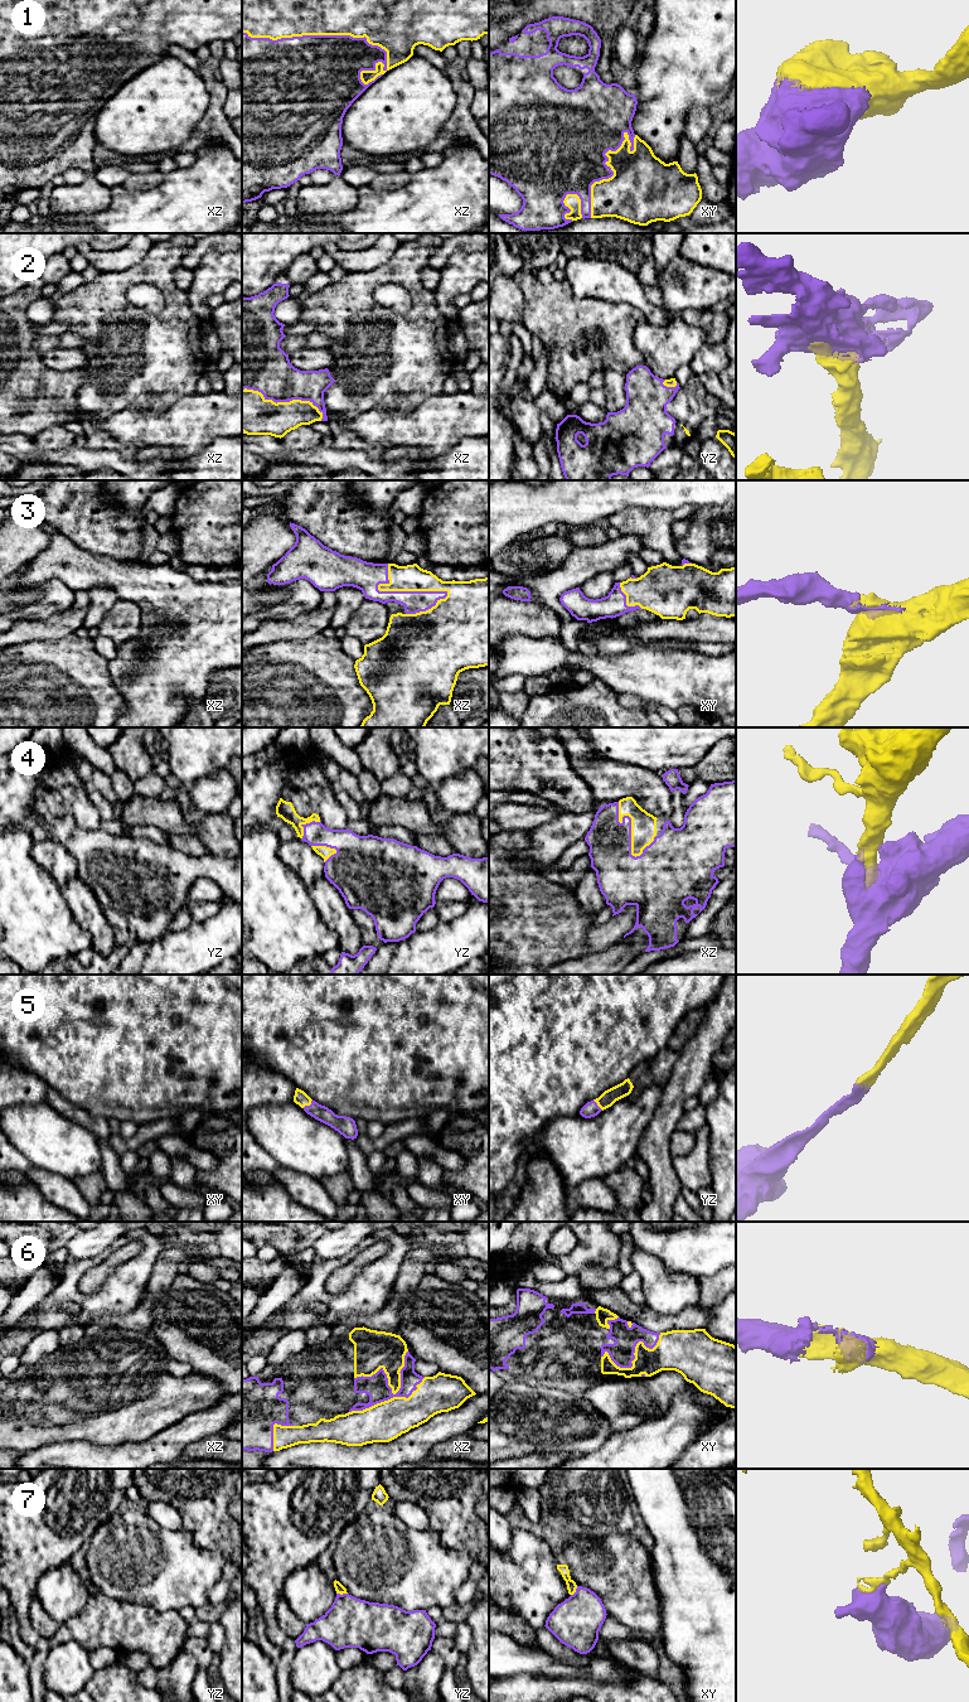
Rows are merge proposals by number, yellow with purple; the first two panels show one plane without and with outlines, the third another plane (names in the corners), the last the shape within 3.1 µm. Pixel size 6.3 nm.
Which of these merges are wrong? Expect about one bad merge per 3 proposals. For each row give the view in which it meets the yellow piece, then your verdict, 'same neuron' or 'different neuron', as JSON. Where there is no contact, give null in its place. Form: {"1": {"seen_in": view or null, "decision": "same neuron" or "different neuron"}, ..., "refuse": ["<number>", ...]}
{"1": {"seen_in": "xz", "decision": "same neuron"}, "2": {"seen_in": "xz", "decision": "same neuron"}, "3": {"seen_in": "xz", "decision": "same neuron"}, "4": {"seen_in": "xz", "decision": "same neuron"}, "5": {"seen_in": "xy", "decision": "same neuron"}, "6": {"seen_in": "xz", "decision": "same neuron"}, "7": {"seen_in": "yz", "decision": "different neuron"}, "refuse": ["7"]}

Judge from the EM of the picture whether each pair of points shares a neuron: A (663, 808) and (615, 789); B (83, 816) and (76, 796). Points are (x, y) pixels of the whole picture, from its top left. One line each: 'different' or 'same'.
A: same
B: same

